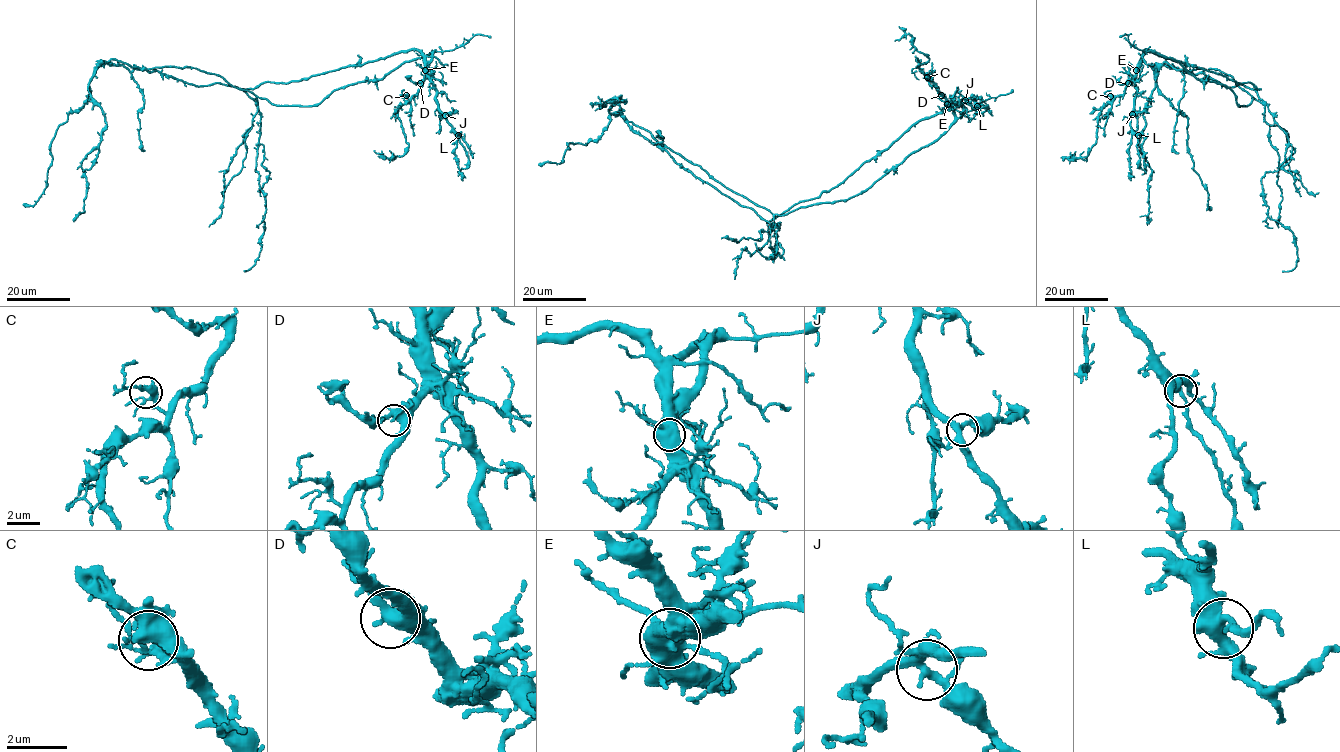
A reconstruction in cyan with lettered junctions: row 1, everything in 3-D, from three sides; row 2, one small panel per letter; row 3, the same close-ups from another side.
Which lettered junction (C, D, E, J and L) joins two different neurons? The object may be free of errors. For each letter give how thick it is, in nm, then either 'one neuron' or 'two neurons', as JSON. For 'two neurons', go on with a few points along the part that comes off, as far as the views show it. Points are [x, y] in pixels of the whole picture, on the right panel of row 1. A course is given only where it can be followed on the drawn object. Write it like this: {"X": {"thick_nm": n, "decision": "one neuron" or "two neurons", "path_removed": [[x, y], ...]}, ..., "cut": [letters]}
{"C": {"thick_nm": 320, "decision": "one neuron"}, "D": {"thick_nm": 400, "decision": "one neuron"}, "E": {"thick_nm": 650, "decision": "two neurons", "path_removed": [[1136, 70], [1157, 52], [1238, 106], [1252, 97], [1220, 70], [1157, 69], [1210, 208]]}, "J": {"thick_nm": 300, "decision": "one neuron"}, "L": {"thick_nm": 420, "decision": "one neuron"}, "cut": ["E"]}

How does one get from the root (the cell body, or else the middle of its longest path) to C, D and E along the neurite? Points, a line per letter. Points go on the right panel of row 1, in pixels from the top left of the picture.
C: (1256, 87), (1251, 82), (1237, 83), (1147, 49), (1125, 92), (1113, 99), (1110, 96)
D: (1256, 87), (1251, 82), (1237, 83), (1222, 75), (1160, 57), (1148, 49), (1143, 53), (1136, 74), (1128, 83)
E: (1256, 87), (1251, 82), (1237, 83), (1222, 75), (1160, 57), (1148, 49), (1143, 53), (1136, 70)

